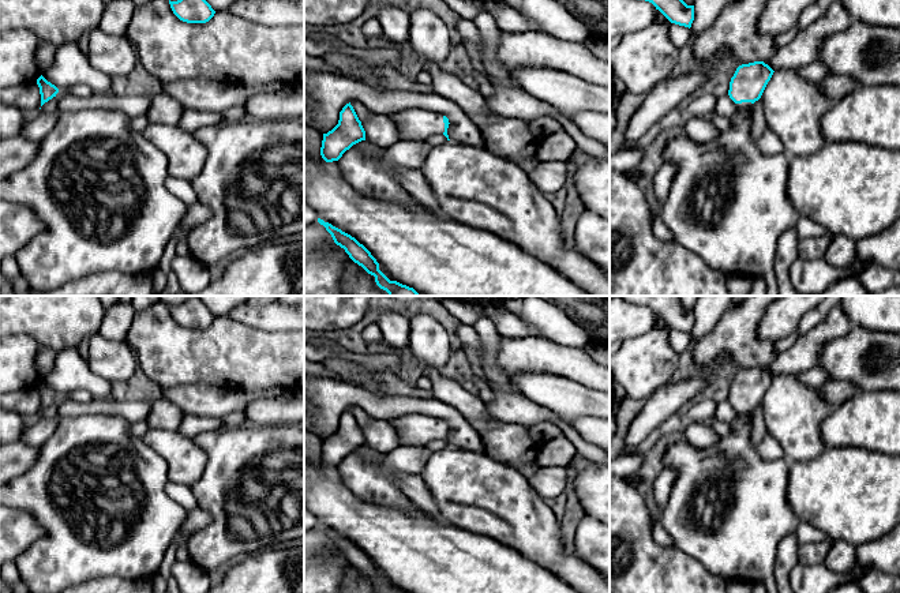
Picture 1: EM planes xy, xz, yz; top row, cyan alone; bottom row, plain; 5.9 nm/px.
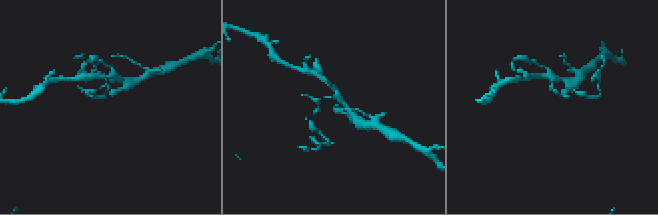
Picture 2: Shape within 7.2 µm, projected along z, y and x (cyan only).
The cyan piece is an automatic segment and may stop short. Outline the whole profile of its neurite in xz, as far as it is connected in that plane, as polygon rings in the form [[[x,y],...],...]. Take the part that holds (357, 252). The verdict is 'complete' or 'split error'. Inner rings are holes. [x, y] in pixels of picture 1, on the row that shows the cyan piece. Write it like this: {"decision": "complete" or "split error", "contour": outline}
{"decision": "complete", "contour": [[[318,218],[318,222],[326,228],[331,234],[334,243],[345,249],[349,258],[361,266],[368,274],[375,277],[376,285],[386,290],[389,296],[419,296],[419,293],[406,285],[402,285],[397,281],[390,281],[380,270],[379,263],[371,255],[371,252],[360,244],[355,237],[342,232],[341,229],[333,226],[329,222]]]}

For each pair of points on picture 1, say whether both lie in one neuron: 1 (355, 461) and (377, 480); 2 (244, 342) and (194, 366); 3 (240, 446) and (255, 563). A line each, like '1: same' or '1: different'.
1: same
2: same
3: different

